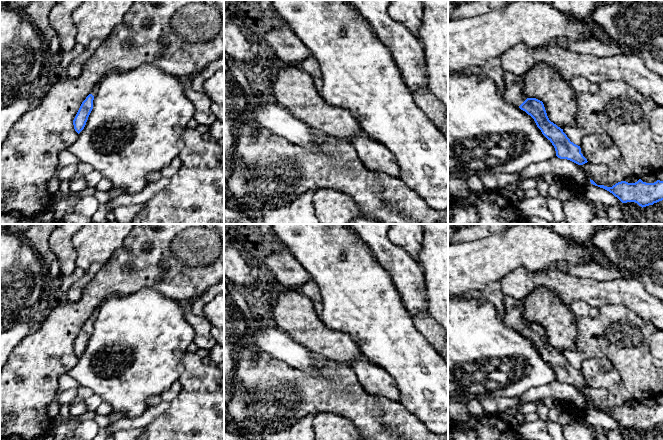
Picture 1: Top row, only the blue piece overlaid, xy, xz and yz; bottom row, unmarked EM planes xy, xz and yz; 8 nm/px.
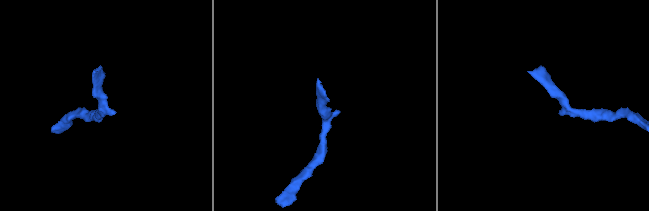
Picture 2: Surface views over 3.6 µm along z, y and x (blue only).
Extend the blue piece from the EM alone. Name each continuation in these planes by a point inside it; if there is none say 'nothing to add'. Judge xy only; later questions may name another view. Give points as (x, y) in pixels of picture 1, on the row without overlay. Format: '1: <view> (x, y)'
1: xy (95, 313)

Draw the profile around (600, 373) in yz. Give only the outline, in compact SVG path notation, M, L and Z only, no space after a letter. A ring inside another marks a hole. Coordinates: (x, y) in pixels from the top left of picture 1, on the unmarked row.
M590 358L582 362L581 377L592 388L608 389L620 383L617 368L607 358Z

